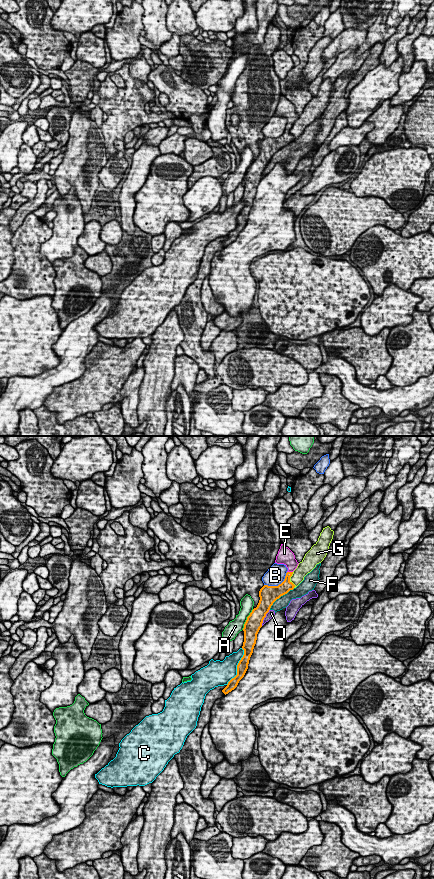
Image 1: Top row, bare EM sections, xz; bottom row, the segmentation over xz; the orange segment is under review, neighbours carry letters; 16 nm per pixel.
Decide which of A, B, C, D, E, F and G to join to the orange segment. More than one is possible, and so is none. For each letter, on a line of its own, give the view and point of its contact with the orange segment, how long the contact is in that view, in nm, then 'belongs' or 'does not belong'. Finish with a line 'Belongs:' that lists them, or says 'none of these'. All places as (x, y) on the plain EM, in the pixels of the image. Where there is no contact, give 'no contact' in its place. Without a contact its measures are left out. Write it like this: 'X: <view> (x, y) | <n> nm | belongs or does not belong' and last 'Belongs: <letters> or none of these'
A: xz (247, 171) | 380 nm | does not belong
B: xz (278, 137) | 440 nm | does not belong
C: xz (237, 218) | 650 nm | does not belong
D: xz (265, 168) | 300 nm | does not belong
E: xz (290, 124) | 100 nm | belongs
F: xz (280, 148) | 550 nm | does not belong
G: xz (289, 132) | 260 nm | does not belong
Belongs: E

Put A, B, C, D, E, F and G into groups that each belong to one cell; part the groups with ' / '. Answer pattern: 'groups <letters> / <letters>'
groups A / B / C / D F / E / G

